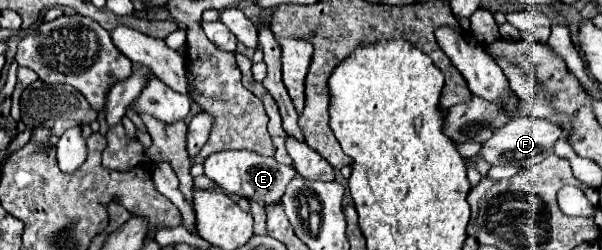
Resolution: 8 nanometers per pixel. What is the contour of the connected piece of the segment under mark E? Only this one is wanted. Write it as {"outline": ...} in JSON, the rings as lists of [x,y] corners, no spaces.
{"outline":[[[226,150],[226,152],[216,152],[206,158],[204,162],[206,176],[216,182],[224,192],[244,196],[248,200],[254,200],[260,206],[272,206],[280,204],[286,186],[292,182],[296,176],[296,170],[292,166],[280,164],[276,158],[266,158],[258,152],[252,150]]]}

